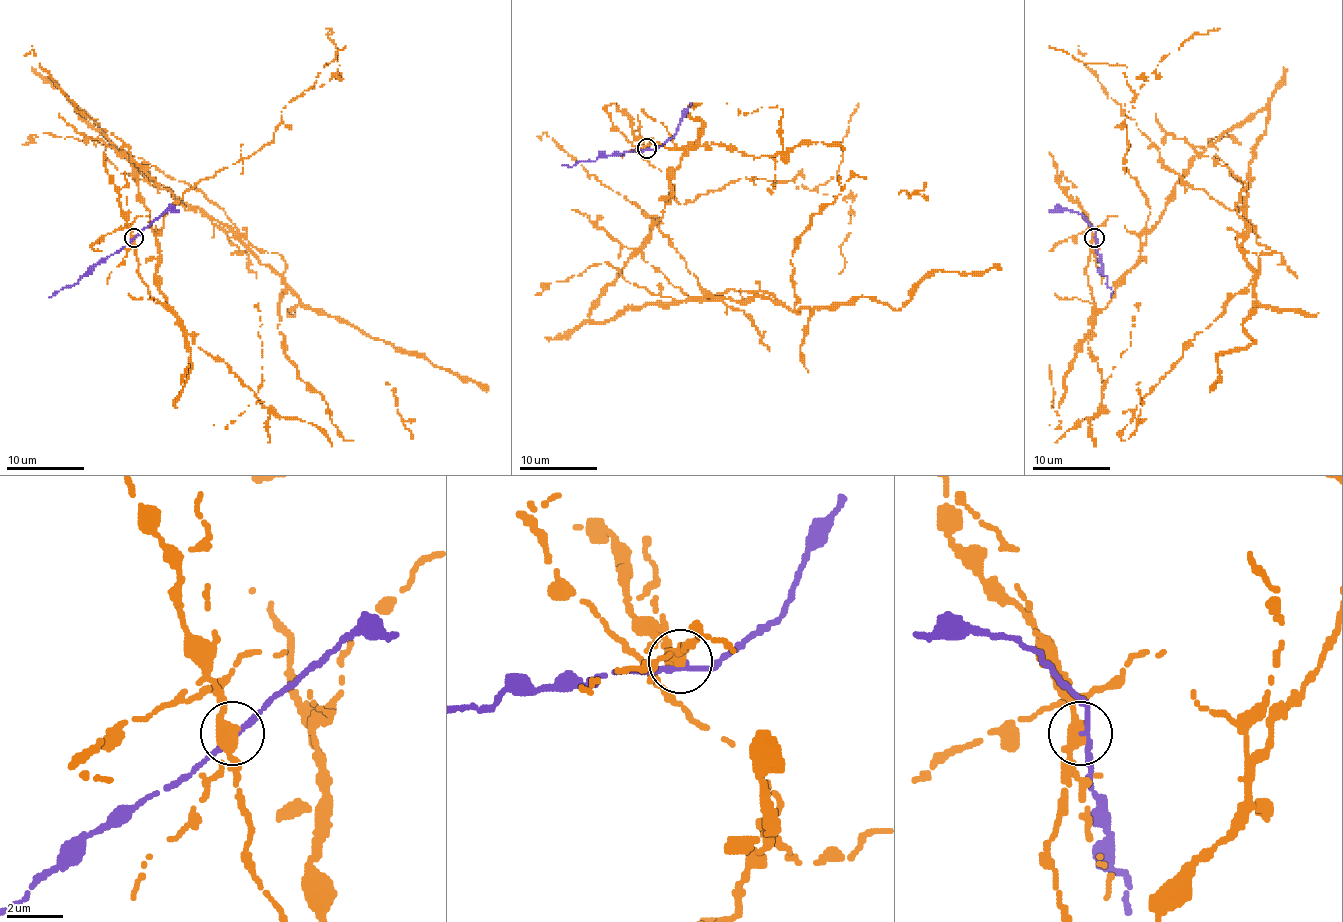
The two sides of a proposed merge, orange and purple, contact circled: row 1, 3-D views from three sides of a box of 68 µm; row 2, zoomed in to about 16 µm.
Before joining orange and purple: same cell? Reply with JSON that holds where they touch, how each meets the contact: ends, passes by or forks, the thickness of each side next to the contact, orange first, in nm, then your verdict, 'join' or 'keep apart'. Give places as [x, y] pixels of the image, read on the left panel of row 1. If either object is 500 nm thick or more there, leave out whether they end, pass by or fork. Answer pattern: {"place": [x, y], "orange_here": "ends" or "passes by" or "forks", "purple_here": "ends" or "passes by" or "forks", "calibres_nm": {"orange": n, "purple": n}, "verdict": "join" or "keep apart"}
{"place": [134, 238], "orange_here": "passes by", "purple_here": "passes by", "calibres_nm": {"orange": 400, "purple": 190}, "verdict": "keep apart"}

